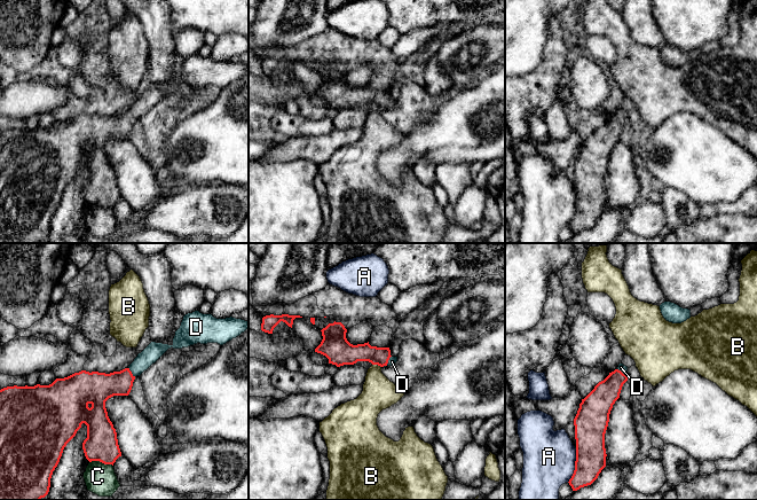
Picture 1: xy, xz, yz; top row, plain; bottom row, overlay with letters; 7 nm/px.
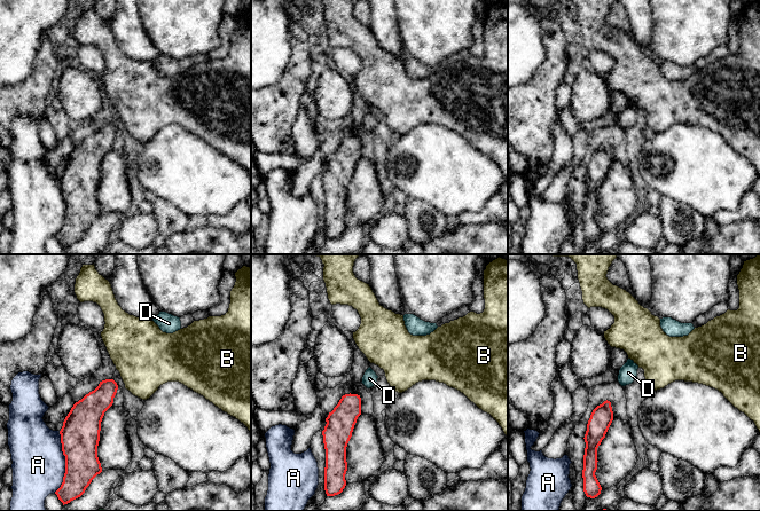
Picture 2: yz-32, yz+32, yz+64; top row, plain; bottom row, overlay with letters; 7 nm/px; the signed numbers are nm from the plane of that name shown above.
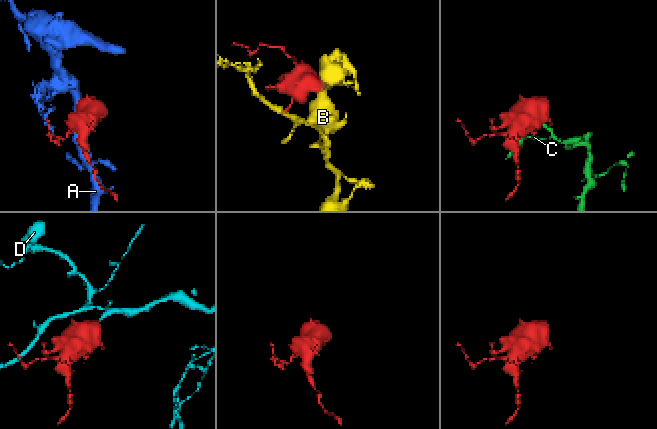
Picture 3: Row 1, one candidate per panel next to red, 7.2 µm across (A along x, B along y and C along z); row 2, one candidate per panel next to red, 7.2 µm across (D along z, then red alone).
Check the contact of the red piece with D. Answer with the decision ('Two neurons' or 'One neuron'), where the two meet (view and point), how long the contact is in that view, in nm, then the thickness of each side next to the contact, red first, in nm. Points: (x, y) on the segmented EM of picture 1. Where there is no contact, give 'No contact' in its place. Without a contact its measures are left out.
One neuron. Touches red at xy (131, 372). Shared border 90 nm. Thickness 200 nm (red) against 120 nm

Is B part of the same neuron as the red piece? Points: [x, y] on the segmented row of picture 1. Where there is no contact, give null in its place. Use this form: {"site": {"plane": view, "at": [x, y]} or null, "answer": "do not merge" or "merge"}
{"site": {"plane": "xz", "at": [377, 364]}, "answer": "do not merge"}

